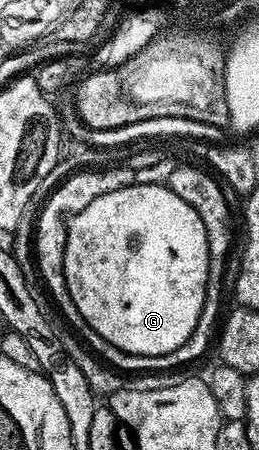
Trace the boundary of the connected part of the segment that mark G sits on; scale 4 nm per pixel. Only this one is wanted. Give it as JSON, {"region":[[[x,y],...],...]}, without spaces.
{"region":[[[152,181],[133,183],[129,187],[115,189],[111,193],[103,193],[99,197],[95,197],[95,201],[91,201],[91,205],[87,205],[87,209],[83,209],[69,220],[67,245],[65,246],[65,280],[75,309],[79,309],[79,313],[83,313],[87,325],[91,325],[91,329],[95,329],[95,333],[99,333],[99,337],[105,338],[111,345],[115,345],[127,353],[159,355],[179,349],[179,345],[183,345],[183,341],[187,341],[187,337],[191,337],[191,333],[199,321],[199,313],[203,309],[208,277],[208,257],[207,233],[203,221],[199,221],[199,213],[195,213],[195,209],[191,209],[191,205],[187,205],[187,201],[183,201],[183,197],[175,197],[175,193],[167,185],[161,184],[160,187],[159,184],[152,183]]]}

